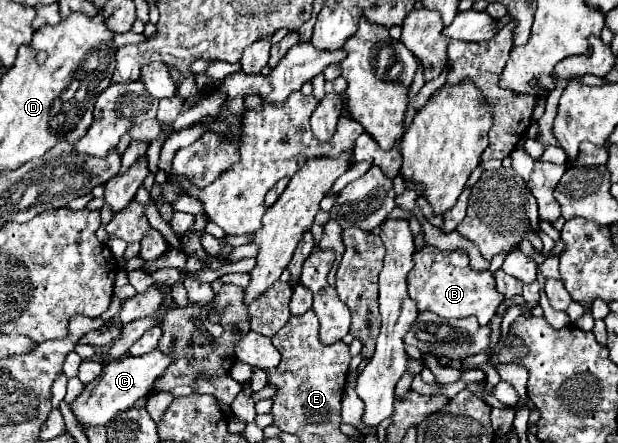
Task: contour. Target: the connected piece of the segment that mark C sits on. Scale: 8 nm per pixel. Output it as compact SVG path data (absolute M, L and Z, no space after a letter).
M159 349L149 351L141 357L123 357L119 361L107 363L103 367L103 373L99 379L89 383L85 391L77 397L73 403L73 415L77 417L81 427L95 427L95 425L107 425L119 411L127 411L133 407L137 399L147 397L155 389L155 381L163 377L163 371L173 363L171 353L163 353Z

